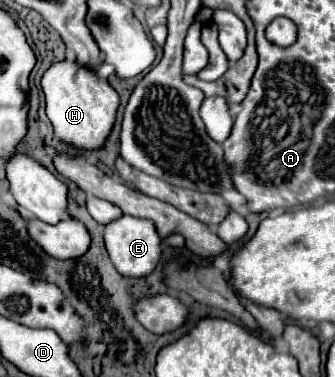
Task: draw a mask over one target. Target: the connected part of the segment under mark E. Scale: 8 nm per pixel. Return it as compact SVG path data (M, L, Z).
M121 216L119 220L105 226L105 246L115 270L125 278L147 278L161 260L161 240L153 222Z

